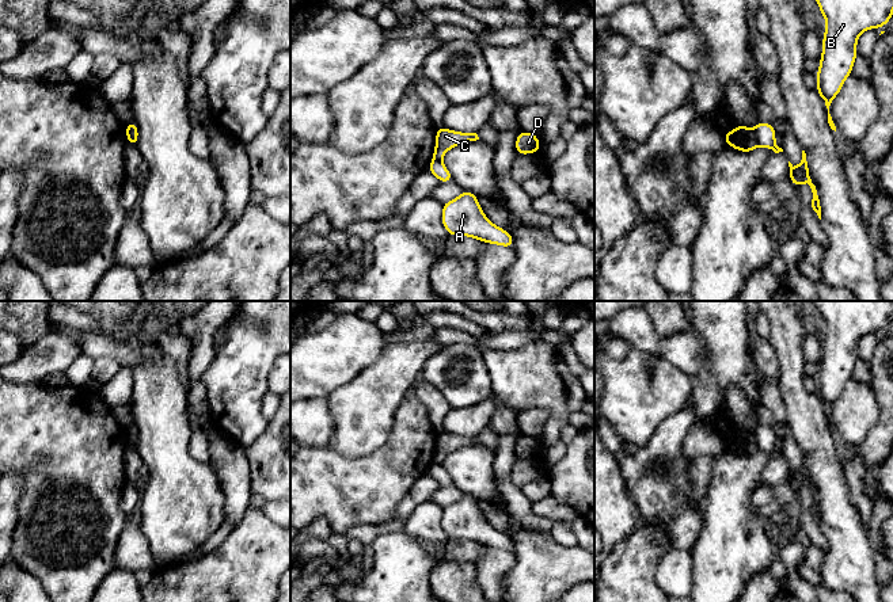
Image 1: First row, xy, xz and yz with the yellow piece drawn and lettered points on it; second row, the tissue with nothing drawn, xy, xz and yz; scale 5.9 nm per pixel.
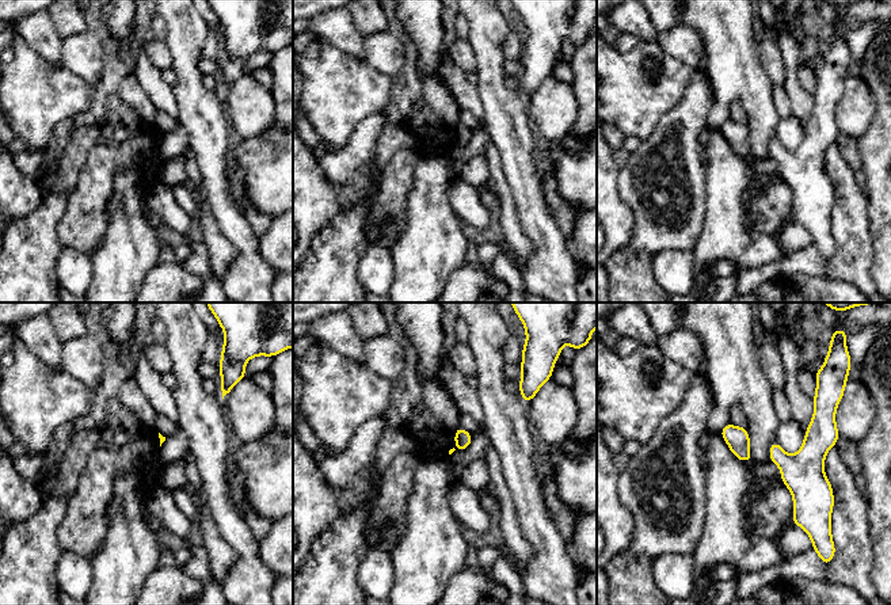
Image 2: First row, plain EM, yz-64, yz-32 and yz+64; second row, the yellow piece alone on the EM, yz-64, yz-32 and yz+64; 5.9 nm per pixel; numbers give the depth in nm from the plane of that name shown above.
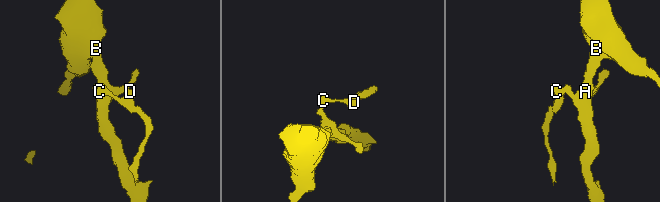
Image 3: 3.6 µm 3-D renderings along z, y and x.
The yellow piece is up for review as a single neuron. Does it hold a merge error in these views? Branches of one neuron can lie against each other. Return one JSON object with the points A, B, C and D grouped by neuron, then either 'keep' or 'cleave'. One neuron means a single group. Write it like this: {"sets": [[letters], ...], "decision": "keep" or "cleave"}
{"sets": [["A", "B"], ["C", "D"]], "decision": "cleave"}

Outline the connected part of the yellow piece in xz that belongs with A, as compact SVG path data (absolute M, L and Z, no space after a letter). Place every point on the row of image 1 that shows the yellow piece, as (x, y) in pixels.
M463 190L457 198L442 203L441 221L449 236L467 236L508 248L514 245L512 235L484 216L471 191Z

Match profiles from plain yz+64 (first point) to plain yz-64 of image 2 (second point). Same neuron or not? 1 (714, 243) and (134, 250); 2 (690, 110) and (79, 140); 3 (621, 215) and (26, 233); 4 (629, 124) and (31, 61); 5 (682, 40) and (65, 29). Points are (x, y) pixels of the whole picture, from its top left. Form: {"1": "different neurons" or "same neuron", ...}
{"1": "same neuron", "2": "different neurons", "3": "different neurons", "4": "same neuron", "5": "different neurons"}

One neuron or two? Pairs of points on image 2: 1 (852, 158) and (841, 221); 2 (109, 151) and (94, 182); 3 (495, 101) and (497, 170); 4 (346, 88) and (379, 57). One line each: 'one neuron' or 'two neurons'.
1: two neurons
2: one neuron
3: two neurons
4: two neurons

